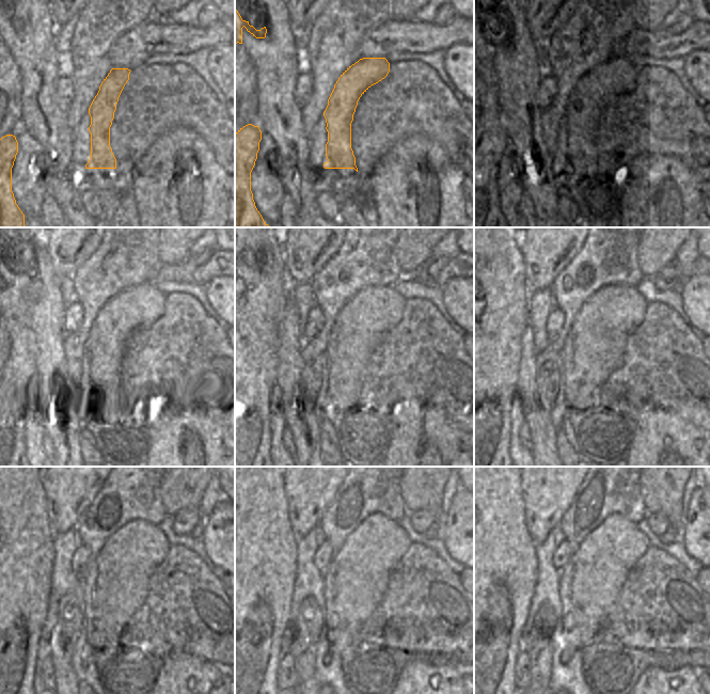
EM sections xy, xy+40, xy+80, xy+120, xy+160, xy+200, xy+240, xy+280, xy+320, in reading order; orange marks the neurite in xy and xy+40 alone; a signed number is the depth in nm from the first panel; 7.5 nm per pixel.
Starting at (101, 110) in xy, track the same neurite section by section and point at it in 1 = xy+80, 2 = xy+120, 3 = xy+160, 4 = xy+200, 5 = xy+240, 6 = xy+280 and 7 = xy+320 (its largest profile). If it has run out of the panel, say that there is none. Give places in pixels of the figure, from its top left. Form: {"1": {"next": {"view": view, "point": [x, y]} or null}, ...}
{"1": {"next": {"view": "xy+80", "point": [601, 85]}}, "2": {"next": {"view": "xy+120", "point": [141, 305]}}, "3": {"next": {"view": "xy+160", "point": [361, 325]}}, "4": {"next": {"view": "xy+200", "point": [594, 347]}}, "5": {"next": {"view": "xy+240", "point": [116, 582]}}, "6": {"next": {"view": "xy+280", "point": [354, 582]}}, "7": {"next": {"view": "xy+320", "point": [589, 584]}}}

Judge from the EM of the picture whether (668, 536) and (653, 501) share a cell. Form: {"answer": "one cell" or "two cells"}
{"answer": "two cells"}

